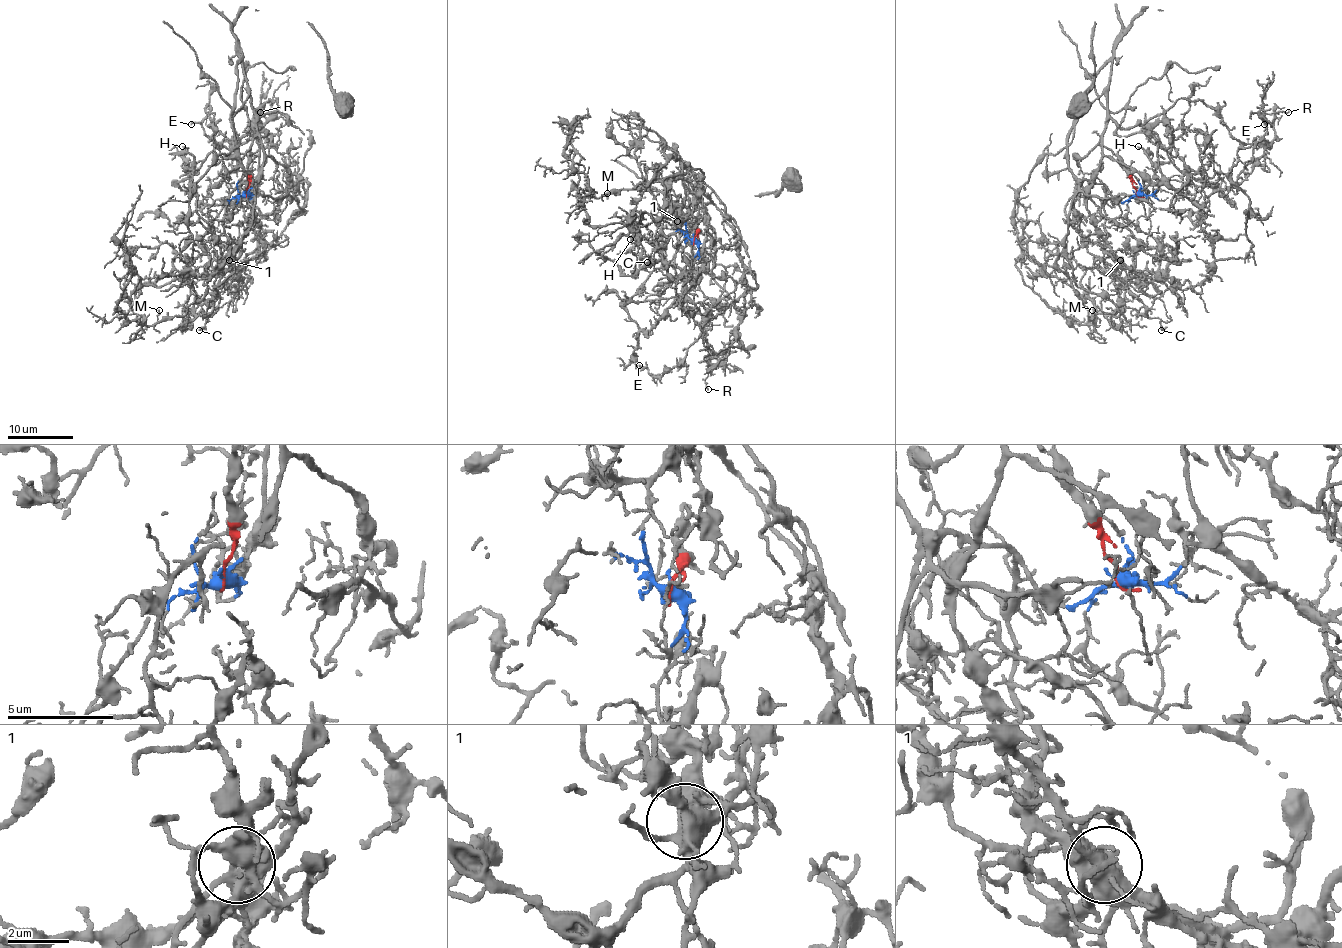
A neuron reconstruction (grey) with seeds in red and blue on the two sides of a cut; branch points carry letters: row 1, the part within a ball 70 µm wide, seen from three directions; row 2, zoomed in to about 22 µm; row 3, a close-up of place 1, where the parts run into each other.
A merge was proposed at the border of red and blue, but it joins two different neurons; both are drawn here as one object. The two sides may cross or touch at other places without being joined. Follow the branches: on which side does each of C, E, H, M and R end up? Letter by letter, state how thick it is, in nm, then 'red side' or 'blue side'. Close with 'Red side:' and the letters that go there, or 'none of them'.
C: calibre 110 nm; blue side
E: calibre 140 nm; red side
H: calibre 140 nm; red side
M: calibre 110 nm; blue side
R: calibre 140 nm; red side
Red side: E, H, R

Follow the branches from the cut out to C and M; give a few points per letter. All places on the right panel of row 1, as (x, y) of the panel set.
C: (1138, 195), (1118, 201), (1105, 190), (1105, 249), (1123, 263), (1121, 280), (1149, 317), (1159, 319), (1161, 330)
M: (1138, 195), (1118, 201), (1102, 183), (1084, 180), (1072, 201), (1056, 265), (1092, 321), (1092, 309)

